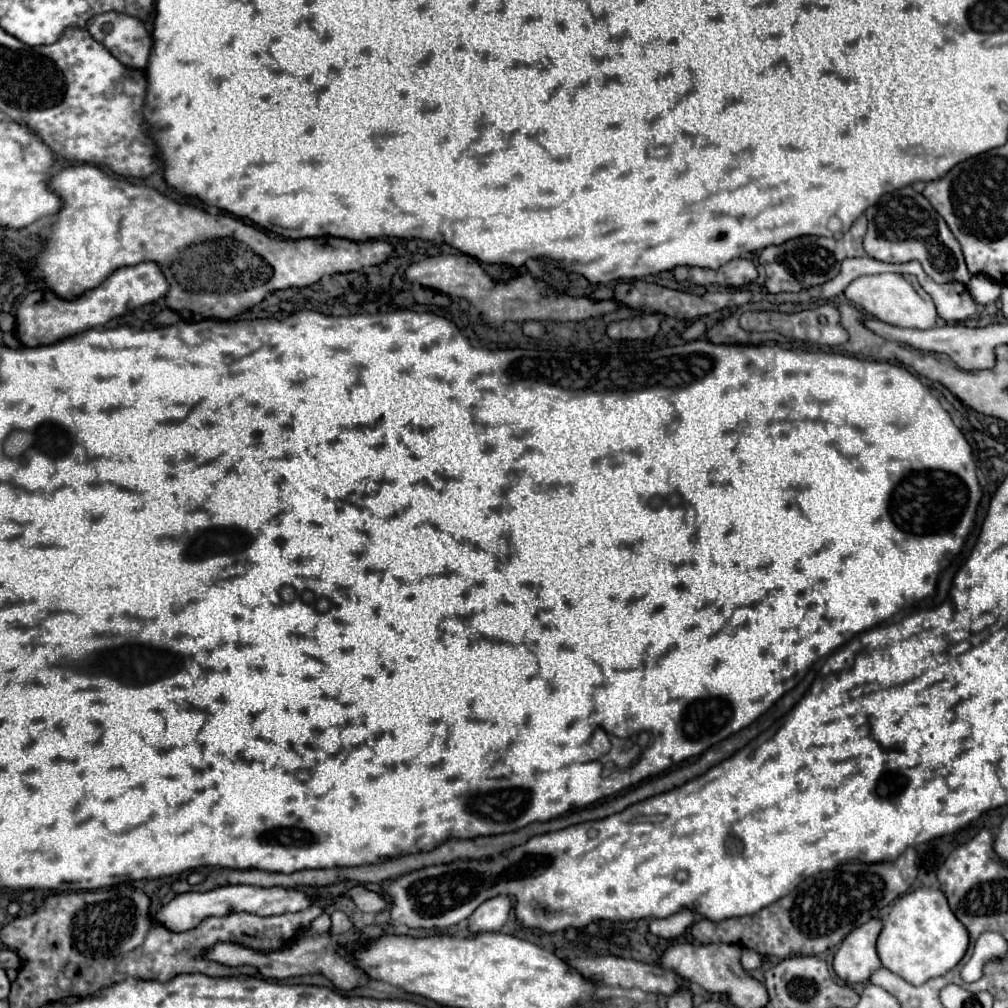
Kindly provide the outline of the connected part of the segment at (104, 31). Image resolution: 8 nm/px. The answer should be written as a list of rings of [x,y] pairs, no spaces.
[[[102,13],[94,15],[88,21],[90,35],[104,43],[120,63],[126,67],[146,69],[150,49],[152,49],[152,37],[142,21],[136,17],[124,15],[124,13]]]

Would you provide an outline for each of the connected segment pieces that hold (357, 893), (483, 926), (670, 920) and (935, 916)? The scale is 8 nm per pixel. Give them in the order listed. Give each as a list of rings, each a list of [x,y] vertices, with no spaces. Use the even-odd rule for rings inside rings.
[[[354,885],[348,889],[348,897],[356,903],[356,907],[364,913],[378,913],[382,909],[386,909],[390,903],[386,901],[386,897],[378,891],[372,891],[364,885]]]
[[[496,895],[488,901],[484,901],[470,917],[468,917],[468,925],[472,933],[480,933],[480,931],[498,931],[508,915],[498,915],[500,911],[510,911],[510,897],[508,895]]]
[[[682,909],[682,911],[678,911],[678,913],[670,915],[670,917],[652,919],[652,921],[650,921],[650,933],[658,935],[658,937],[674,939],[674,937],[682,935],[692,923],[694,923],[694,911]]]
[[[920,887],[902,895],[894,903],[876,945],[880,961],[886,969],[900,975],[912,985],[920,985],[926,979],[940,977],[954,969],[964,957],[968,941],[968,931],[956,919],[954,911],[946,901],[946,895],[940,889]]]

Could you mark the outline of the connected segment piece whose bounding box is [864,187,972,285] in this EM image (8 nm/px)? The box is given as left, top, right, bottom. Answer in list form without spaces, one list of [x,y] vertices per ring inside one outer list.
[[[902,187],[890,195],[884,195],[874,207],[866,211],[868,233],[864,237],[864,249],[872,259],[884,263],[906,263],[918,259],[924,271],[938,283],[948,281],[970,281],[970,271],[966,269],[960,243],[944,223],[944,219],[936,213],[936,209],[928,203],[928,199],[916,193],[912,187]]]

